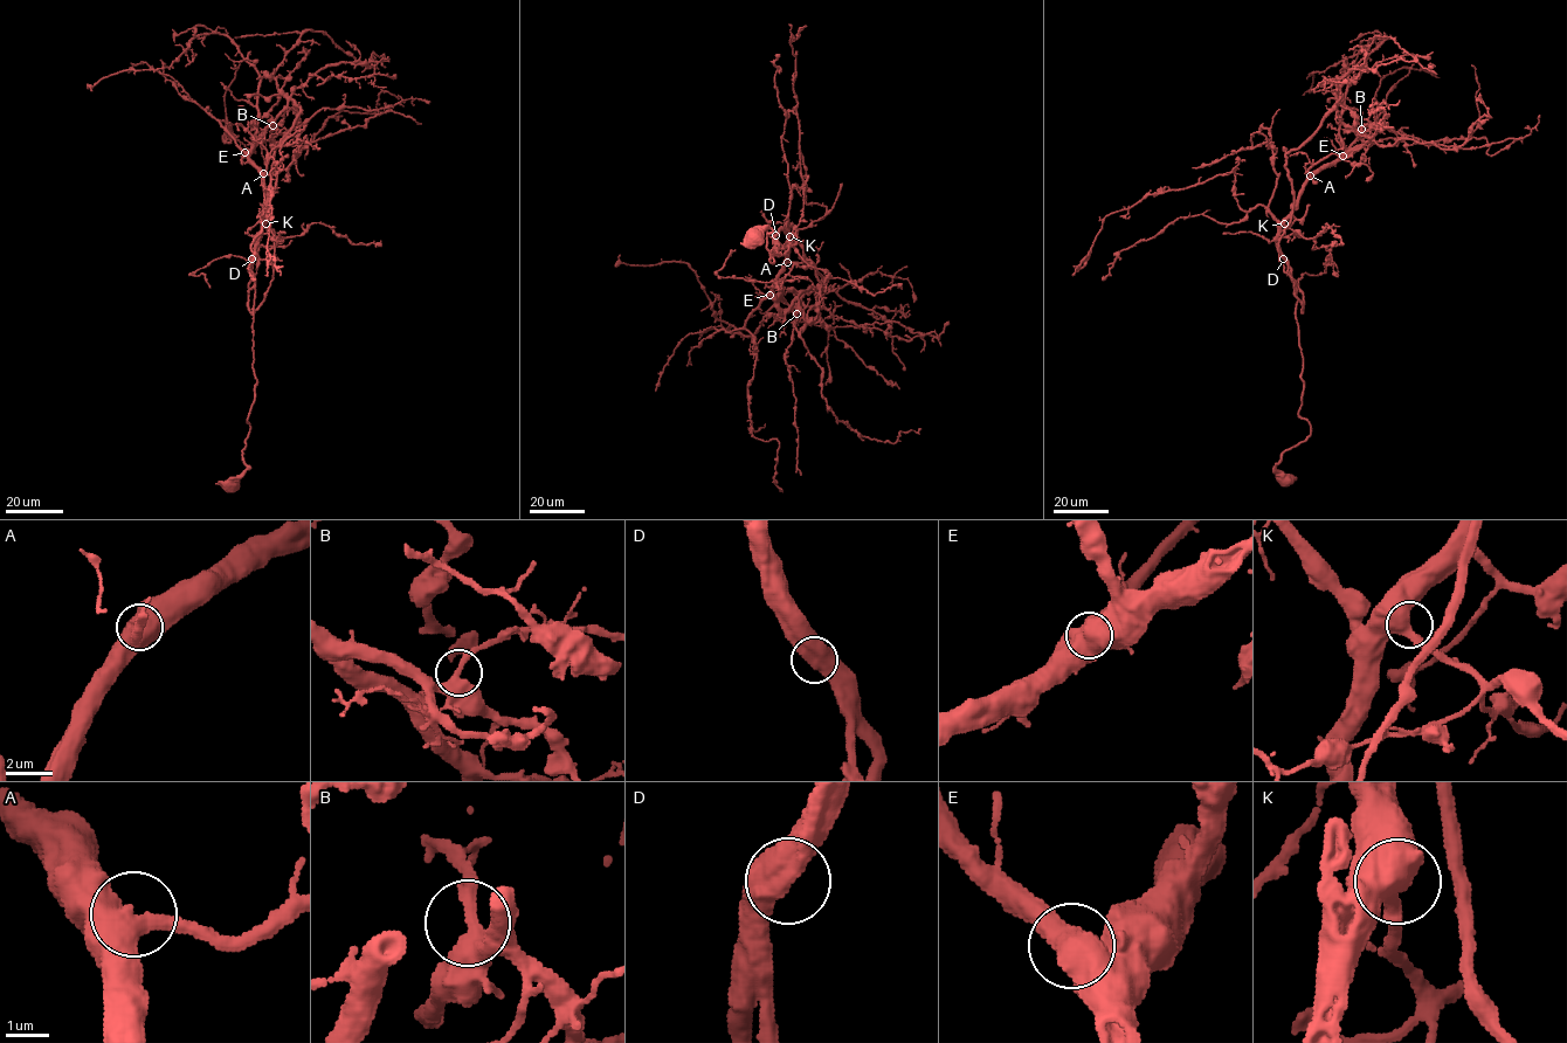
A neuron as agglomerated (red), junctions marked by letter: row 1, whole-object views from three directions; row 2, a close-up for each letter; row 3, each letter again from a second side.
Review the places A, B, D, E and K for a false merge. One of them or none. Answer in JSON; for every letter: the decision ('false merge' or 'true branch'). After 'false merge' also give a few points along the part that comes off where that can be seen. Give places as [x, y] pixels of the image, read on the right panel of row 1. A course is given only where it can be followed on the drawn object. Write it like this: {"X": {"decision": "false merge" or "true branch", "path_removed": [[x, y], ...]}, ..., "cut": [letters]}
{"A": {"decision": "true branch"}, "B": {"decision": "true branch"}, "D": {"decision": "true branch"}, "E": {"decision": "true branch"}, "K": {"decision": "true branch"}, "cut": []}

